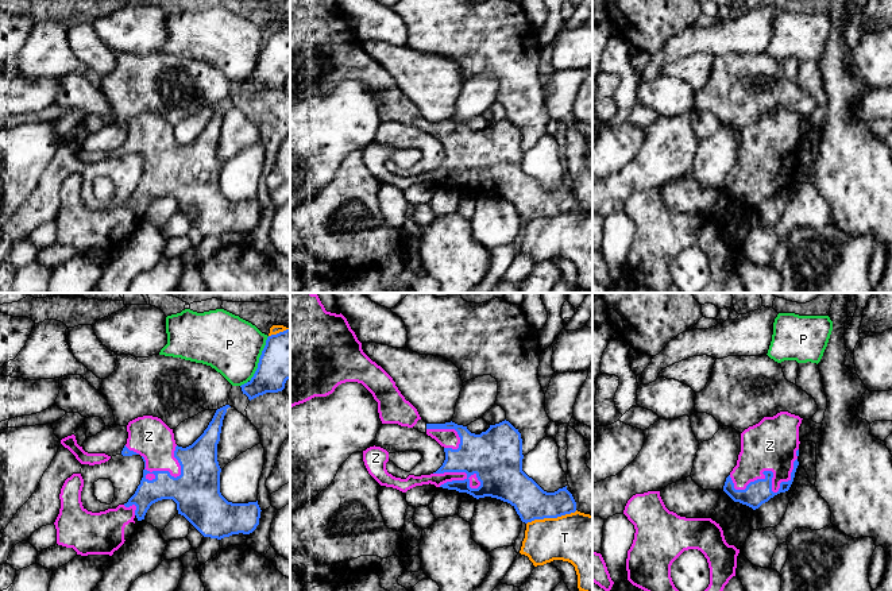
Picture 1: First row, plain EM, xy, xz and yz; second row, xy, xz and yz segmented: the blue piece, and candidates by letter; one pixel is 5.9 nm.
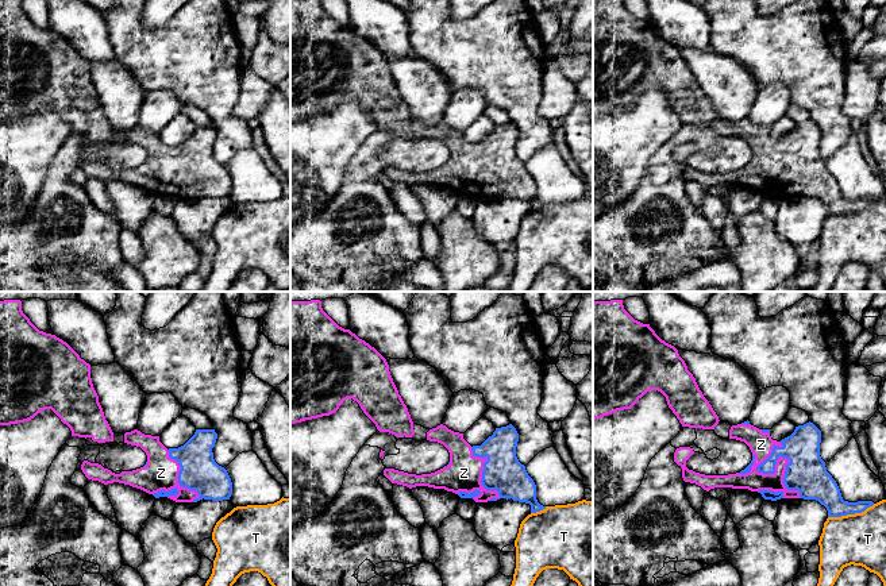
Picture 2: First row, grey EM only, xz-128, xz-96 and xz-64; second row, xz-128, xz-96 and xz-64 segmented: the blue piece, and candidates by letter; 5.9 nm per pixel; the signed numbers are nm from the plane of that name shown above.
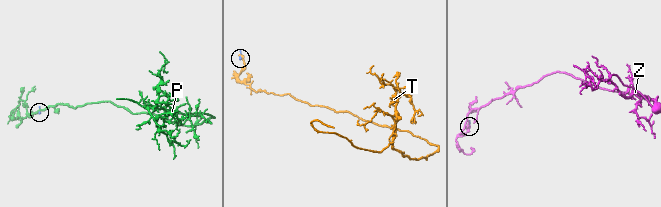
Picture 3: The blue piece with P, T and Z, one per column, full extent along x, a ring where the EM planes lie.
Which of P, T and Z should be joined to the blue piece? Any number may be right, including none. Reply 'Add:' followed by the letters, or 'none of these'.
Add: Z

